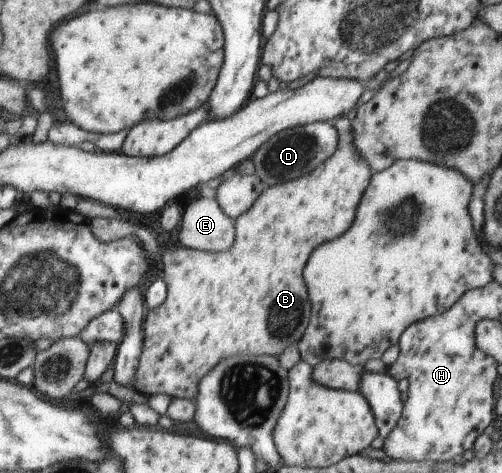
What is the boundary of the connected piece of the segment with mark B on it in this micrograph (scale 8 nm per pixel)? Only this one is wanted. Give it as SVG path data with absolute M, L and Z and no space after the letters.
M340 115L334 126L339 141L332 156L305 175L296 177L296 180L265 187L252 206L234 220L236 242L230 250L214 254L181 247L162 254L167 297L162 305L149 310L142 323L143 345L136 365L135 390L147 397L164 393L194 401L199 380L222 358L234 354L278 356L287 346L299 341L311 317L308 292L302 280L302 270L310 258L310 252L318 244L328 242L350 228L357 206L373 175L368 161L354 144L350 116Z

